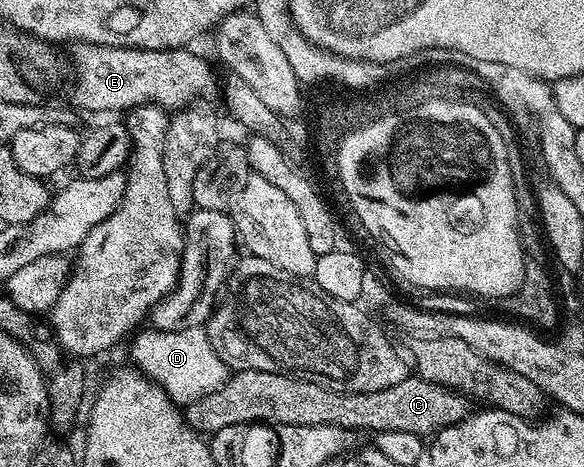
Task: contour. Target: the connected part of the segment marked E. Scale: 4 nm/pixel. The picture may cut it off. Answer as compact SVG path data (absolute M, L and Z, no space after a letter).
M75 42L70 45L75 59L74 107L83 112L120 112L141 104L158 104L168 110L183 110L194 100L216 91L215 72L195 52L186 47L165 50L106 48L100 44Z

